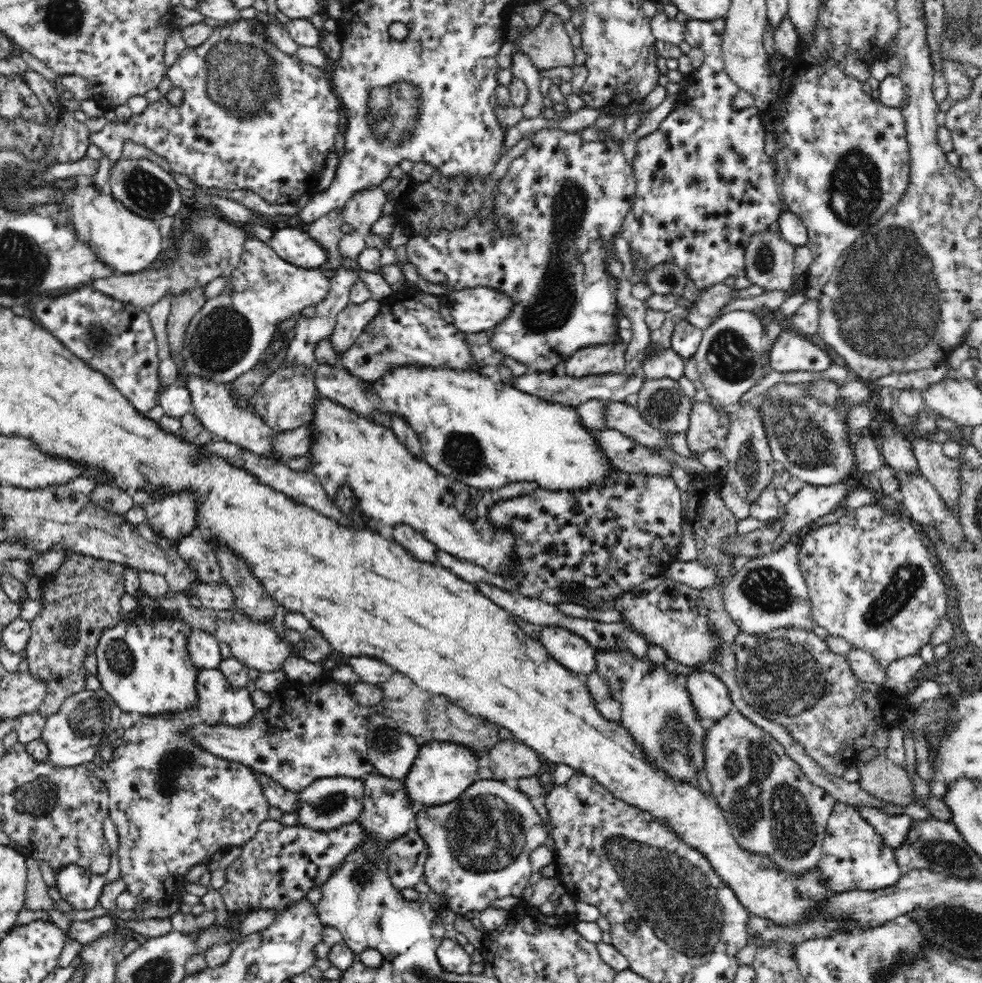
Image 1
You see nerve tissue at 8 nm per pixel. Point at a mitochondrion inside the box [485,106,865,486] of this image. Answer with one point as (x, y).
(552, 309)

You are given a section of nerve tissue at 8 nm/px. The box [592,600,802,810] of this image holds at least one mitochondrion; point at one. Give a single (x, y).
(677, 743)

